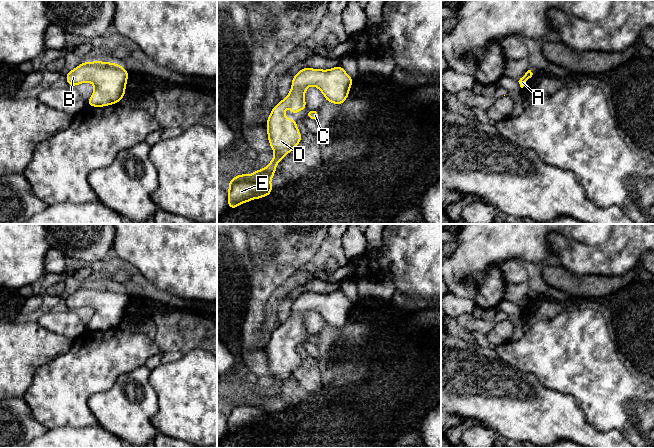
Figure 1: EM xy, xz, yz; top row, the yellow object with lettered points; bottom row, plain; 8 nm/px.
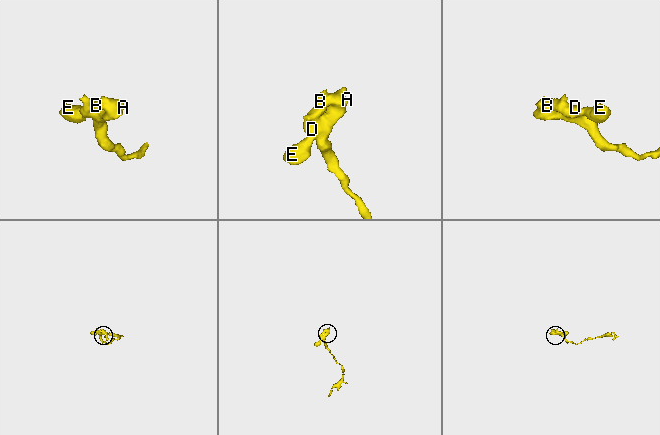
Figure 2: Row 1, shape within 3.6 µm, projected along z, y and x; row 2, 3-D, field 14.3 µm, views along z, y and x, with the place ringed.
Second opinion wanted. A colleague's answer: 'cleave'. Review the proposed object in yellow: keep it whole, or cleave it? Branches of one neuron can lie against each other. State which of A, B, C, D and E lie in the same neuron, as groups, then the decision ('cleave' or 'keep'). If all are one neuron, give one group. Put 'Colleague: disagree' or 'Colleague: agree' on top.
Colleague: disagree
groups A B C D E; keep

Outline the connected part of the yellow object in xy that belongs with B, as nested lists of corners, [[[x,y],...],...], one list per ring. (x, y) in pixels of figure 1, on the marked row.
[[[92,59],[91,66],[85,60],[65,75],[68,86],[78,86],[85,82],[94,85],[94,91],[87,102],[92,107],[119,103],[125,97],[128,76],[129,72],[120,64],[95,59]]]

